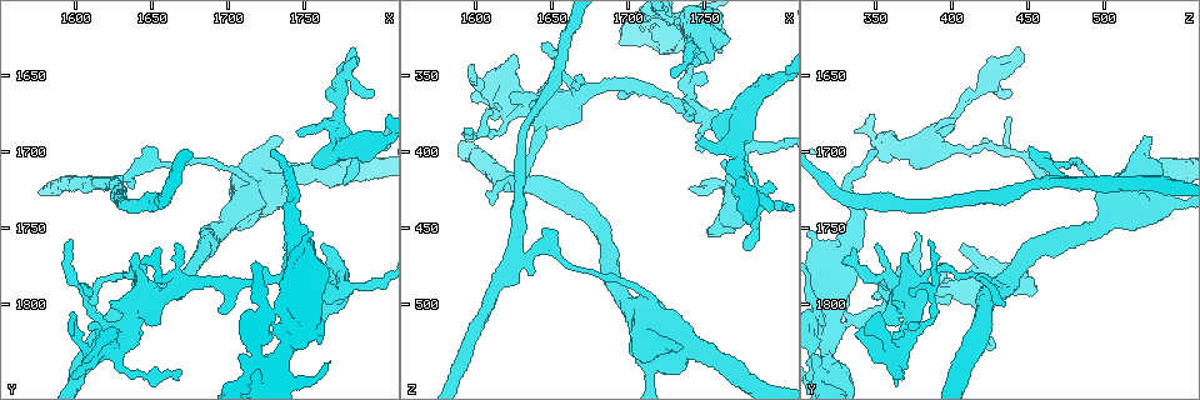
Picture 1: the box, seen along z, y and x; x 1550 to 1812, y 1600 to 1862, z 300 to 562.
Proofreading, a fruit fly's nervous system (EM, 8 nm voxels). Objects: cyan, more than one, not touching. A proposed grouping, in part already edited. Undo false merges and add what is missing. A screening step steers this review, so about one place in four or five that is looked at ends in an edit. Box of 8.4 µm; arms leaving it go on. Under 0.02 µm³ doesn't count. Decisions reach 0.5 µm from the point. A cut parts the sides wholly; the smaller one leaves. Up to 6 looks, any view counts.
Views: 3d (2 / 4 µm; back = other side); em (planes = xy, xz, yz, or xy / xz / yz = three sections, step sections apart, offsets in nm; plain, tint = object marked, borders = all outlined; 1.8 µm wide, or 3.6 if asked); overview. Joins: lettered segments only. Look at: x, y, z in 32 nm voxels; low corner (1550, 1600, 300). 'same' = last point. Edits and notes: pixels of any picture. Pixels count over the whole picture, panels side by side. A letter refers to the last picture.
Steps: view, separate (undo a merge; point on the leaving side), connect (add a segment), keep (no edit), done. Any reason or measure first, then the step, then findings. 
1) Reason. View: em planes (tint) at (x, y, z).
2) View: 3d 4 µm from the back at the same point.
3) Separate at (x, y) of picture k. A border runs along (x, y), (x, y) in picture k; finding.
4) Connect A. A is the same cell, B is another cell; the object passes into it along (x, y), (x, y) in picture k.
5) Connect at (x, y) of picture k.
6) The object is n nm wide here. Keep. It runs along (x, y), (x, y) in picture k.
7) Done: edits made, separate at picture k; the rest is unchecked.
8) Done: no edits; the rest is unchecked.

View: 3d 4 µm at (1760, 1762, 408).

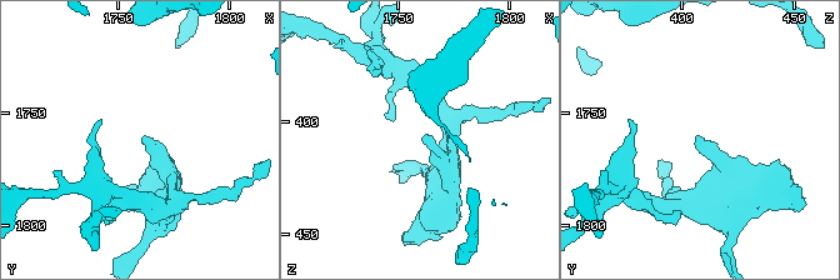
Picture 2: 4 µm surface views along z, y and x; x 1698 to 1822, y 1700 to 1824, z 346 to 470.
Need the tissue. View: em yz step 16 (borders) at (1761, 1762, 408).

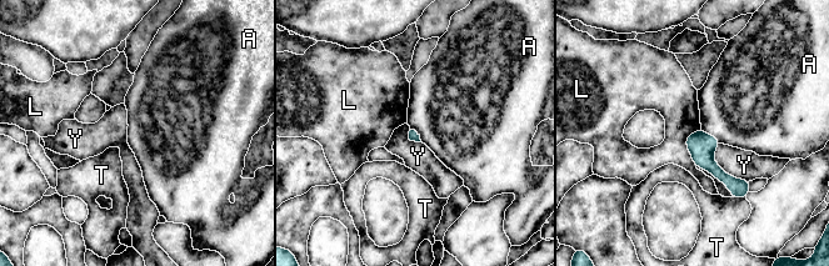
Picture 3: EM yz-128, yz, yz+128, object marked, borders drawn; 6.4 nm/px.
The longest contact is with Y, 320 nm. Keep. A, L, T and Y are other cells; none of them fits.

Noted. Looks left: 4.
Thick turns thin. View: em 3.6 µm yz step 4 (borders) at (1708, 1738, 508).

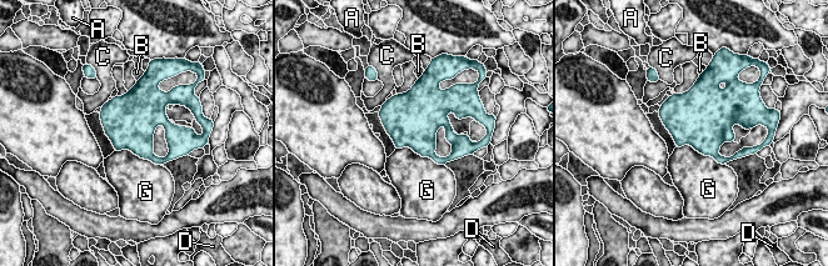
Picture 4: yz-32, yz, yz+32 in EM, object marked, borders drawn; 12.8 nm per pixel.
Keep. A, B, C, D and G are other cells; a border runs along (395, 147), (409, 146), (443, 165) in picture 4; continuous, no second neuron.

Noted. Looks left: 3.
Thick turns thin. View: 3d 2 µm at (1636, 1714, 468).

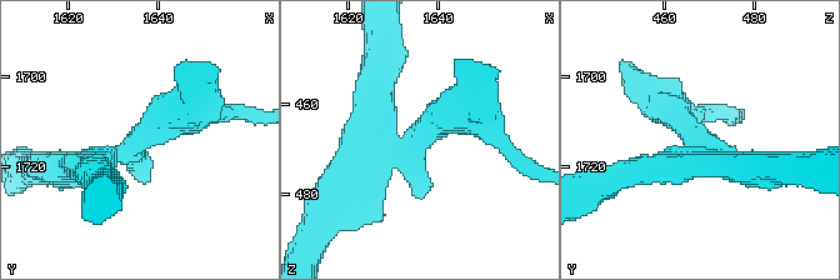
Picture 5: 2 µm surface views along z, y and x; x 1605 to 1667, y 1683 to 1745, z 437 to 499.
3 arms meet here. View: em xy step 16 (tint) at (1635, 1715, 469).

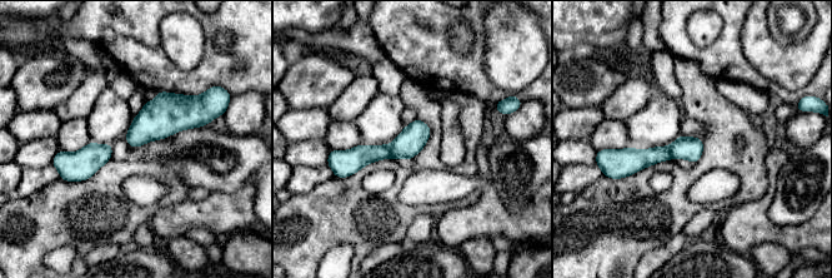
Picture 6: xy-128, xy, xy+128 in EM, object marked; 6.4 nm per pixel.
View: em planes (borders) at the same point.

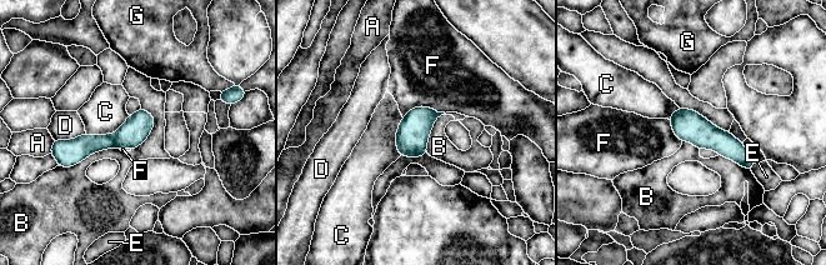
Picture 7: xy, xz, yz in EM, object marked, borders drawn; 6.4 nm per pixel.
The object is 180 nm wide here. Separate at (83, 146) of picture 7. A, B, C, D, E, F and G are other cells; a border runs along (113, 135), (115, 146) in picture 7; two neurons meet here.

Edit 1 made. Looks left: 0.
Done: edits made, separate at picture 7; the rest is unchecked.

